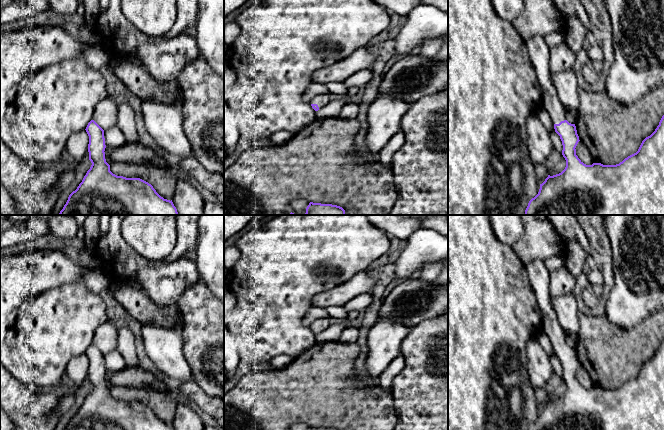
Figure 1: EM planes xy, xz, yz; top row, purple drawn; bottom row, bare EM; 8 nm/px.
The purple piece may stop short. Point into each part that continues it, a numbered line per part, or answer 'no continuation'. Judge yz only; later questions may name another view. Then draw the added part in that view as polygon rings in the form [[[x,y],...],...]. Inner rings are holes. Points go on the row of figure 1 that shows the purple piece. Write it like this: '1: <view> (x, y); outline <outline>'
1: yz (539, 53); outline [[[536,35],[526,41],[529,56],[538,76],[538,80],[543,87],[544,100],[543,107],[547,110],[553,124],[559,124],[566,120],[565,110],[558,99],[555,87],[551,80],[549,66],[550,48],[541,35]]]

